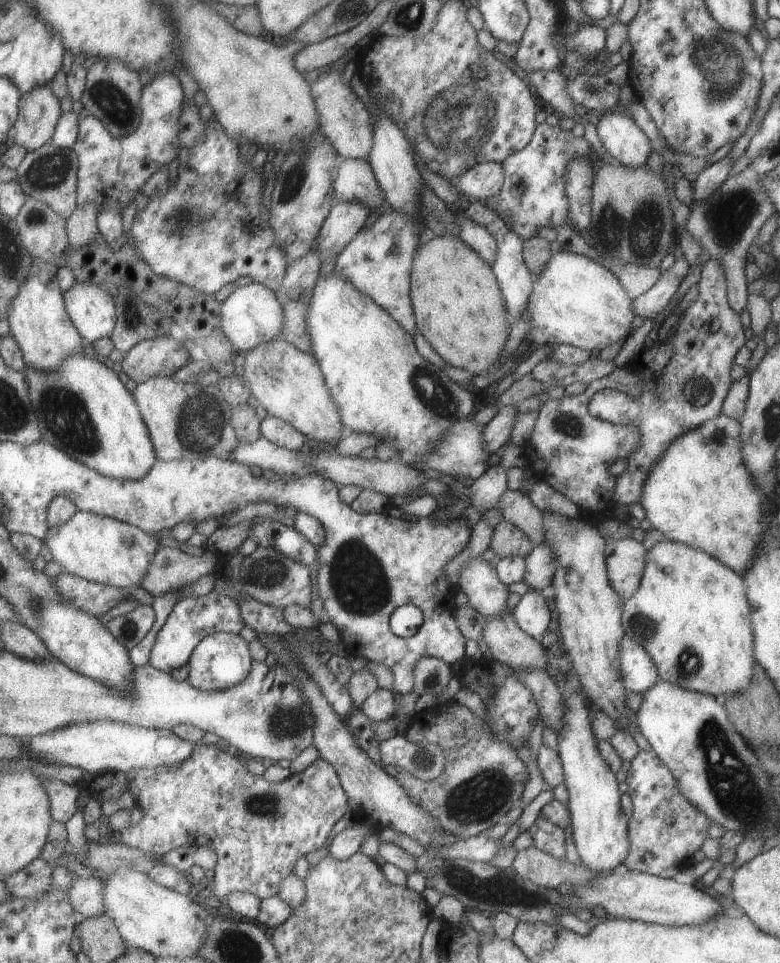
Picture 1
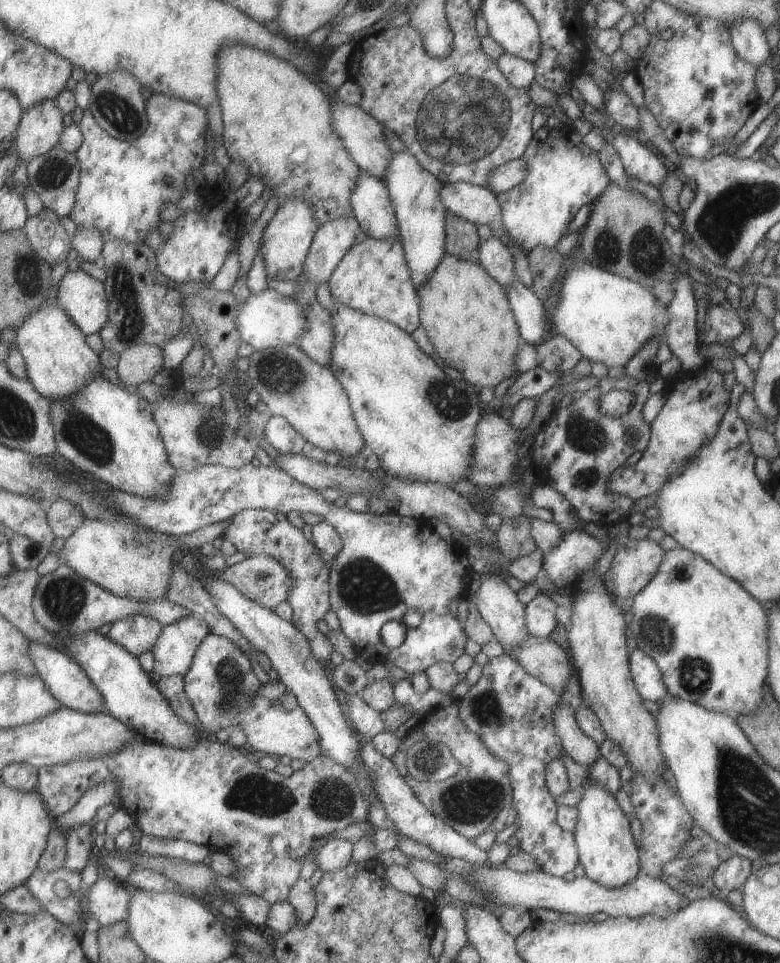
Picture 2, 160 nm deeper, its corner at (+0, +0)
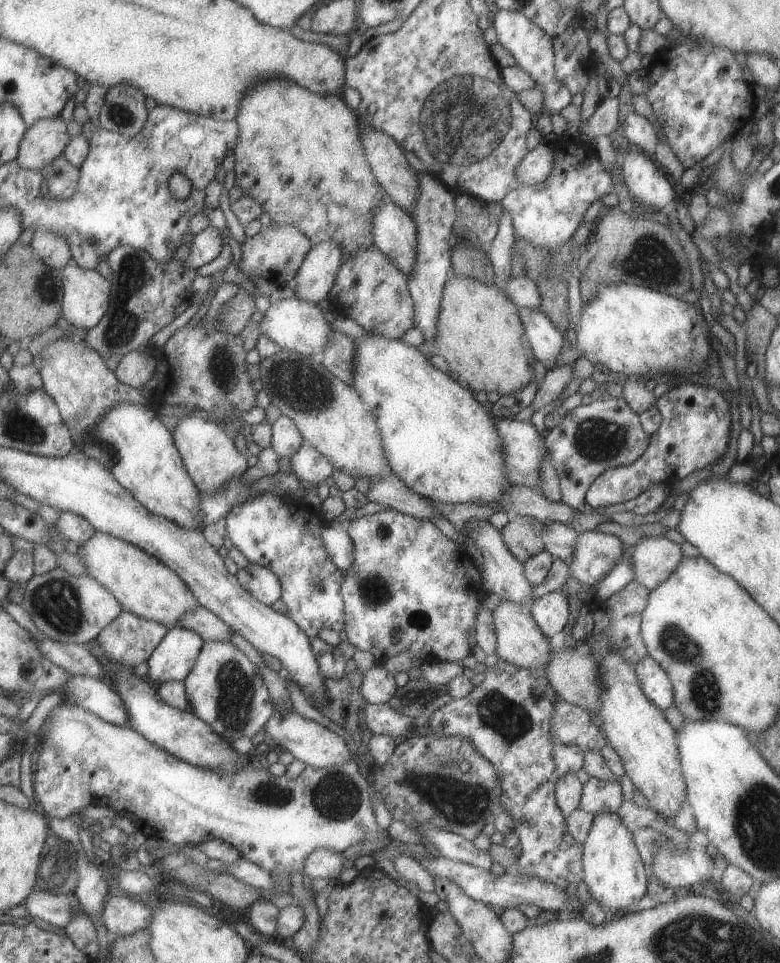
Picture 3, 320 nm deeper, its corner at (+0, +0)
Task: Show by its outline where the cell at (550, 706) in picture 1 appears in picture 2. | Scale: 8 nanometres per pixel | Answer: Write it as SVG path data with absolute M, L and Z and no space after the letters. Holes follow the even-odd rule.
M560 700L553 716L553 724L565 754L577 764L592 765L600 757L598 745L581 732L574 719L574 710Z

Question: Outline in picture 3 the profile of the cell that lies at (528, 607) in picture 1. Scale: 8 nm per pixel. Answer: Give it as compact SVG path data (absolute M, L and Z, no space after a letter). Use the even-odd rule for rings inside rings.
M560 591L534 599L529 608L535 625L548 639L560 632L569 620L568 603Z

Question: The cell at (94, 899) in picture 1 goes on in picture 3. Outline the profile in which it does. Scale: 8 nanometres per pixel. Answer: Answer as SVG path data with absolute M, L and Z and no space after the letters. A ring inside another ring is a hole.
M114 890L106 898L102 909L103 927L111 938L133 934L135 930L144 930L149 926L151 909L133 900L131 896Z

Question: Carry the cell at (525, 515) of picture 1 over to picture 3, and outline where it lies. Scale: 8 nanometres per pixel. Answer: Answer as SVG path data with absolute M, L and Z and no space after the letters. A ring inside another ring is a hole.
M552 521L543 525L541 540L543 551L547 552L553 560L567 563L573 554L577 532L558 521Z

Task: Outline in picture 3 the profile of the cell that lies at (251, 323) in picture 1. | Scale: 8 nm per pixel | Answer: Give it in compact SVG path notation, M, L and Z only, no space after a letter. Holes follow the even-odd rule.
M292 296L269 304L267 310L262 313L257 332L264 335L281 349L293 350L303 354L303 356L311 354L318 358L321 350L325 348L327 340L329 340L331 328L317 305Z

